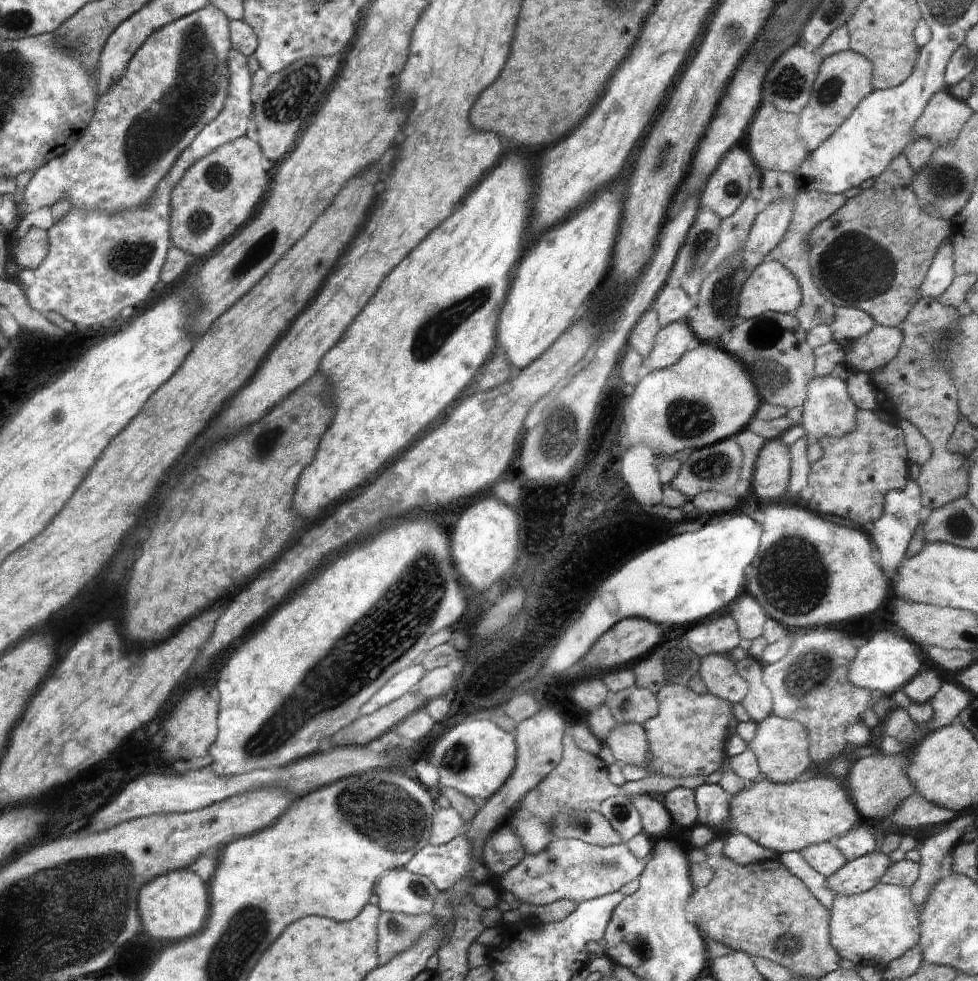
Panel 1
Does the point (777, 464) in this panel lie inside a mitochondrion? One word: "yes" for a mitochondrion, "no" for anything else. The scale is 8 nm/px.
no

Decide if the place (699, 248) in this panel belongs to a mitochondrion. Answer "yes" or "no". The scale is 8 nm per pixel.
yes

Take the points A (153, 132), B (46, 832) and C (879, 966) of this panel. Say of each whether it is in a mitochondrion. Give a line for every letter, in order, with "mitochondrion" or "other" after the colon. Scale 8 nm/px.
A: mitochondrion
B: other
C: other

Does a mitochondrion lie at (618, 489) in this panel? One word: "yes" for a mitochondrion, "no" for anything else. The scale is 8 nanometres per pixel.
no

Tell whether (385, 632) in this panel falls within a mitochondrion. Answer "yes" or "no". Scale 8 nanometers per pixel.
yes

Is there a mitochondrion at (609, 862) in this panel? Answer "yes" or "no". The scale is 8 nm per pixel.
yes

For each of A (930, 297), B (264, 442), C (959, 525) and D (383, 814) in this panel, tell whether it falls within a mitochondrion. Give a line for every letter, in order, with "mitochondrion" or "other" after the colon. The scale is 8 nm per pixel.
A: other
B: mitochondrion
C: mitochondrion
D: mitochondrion

